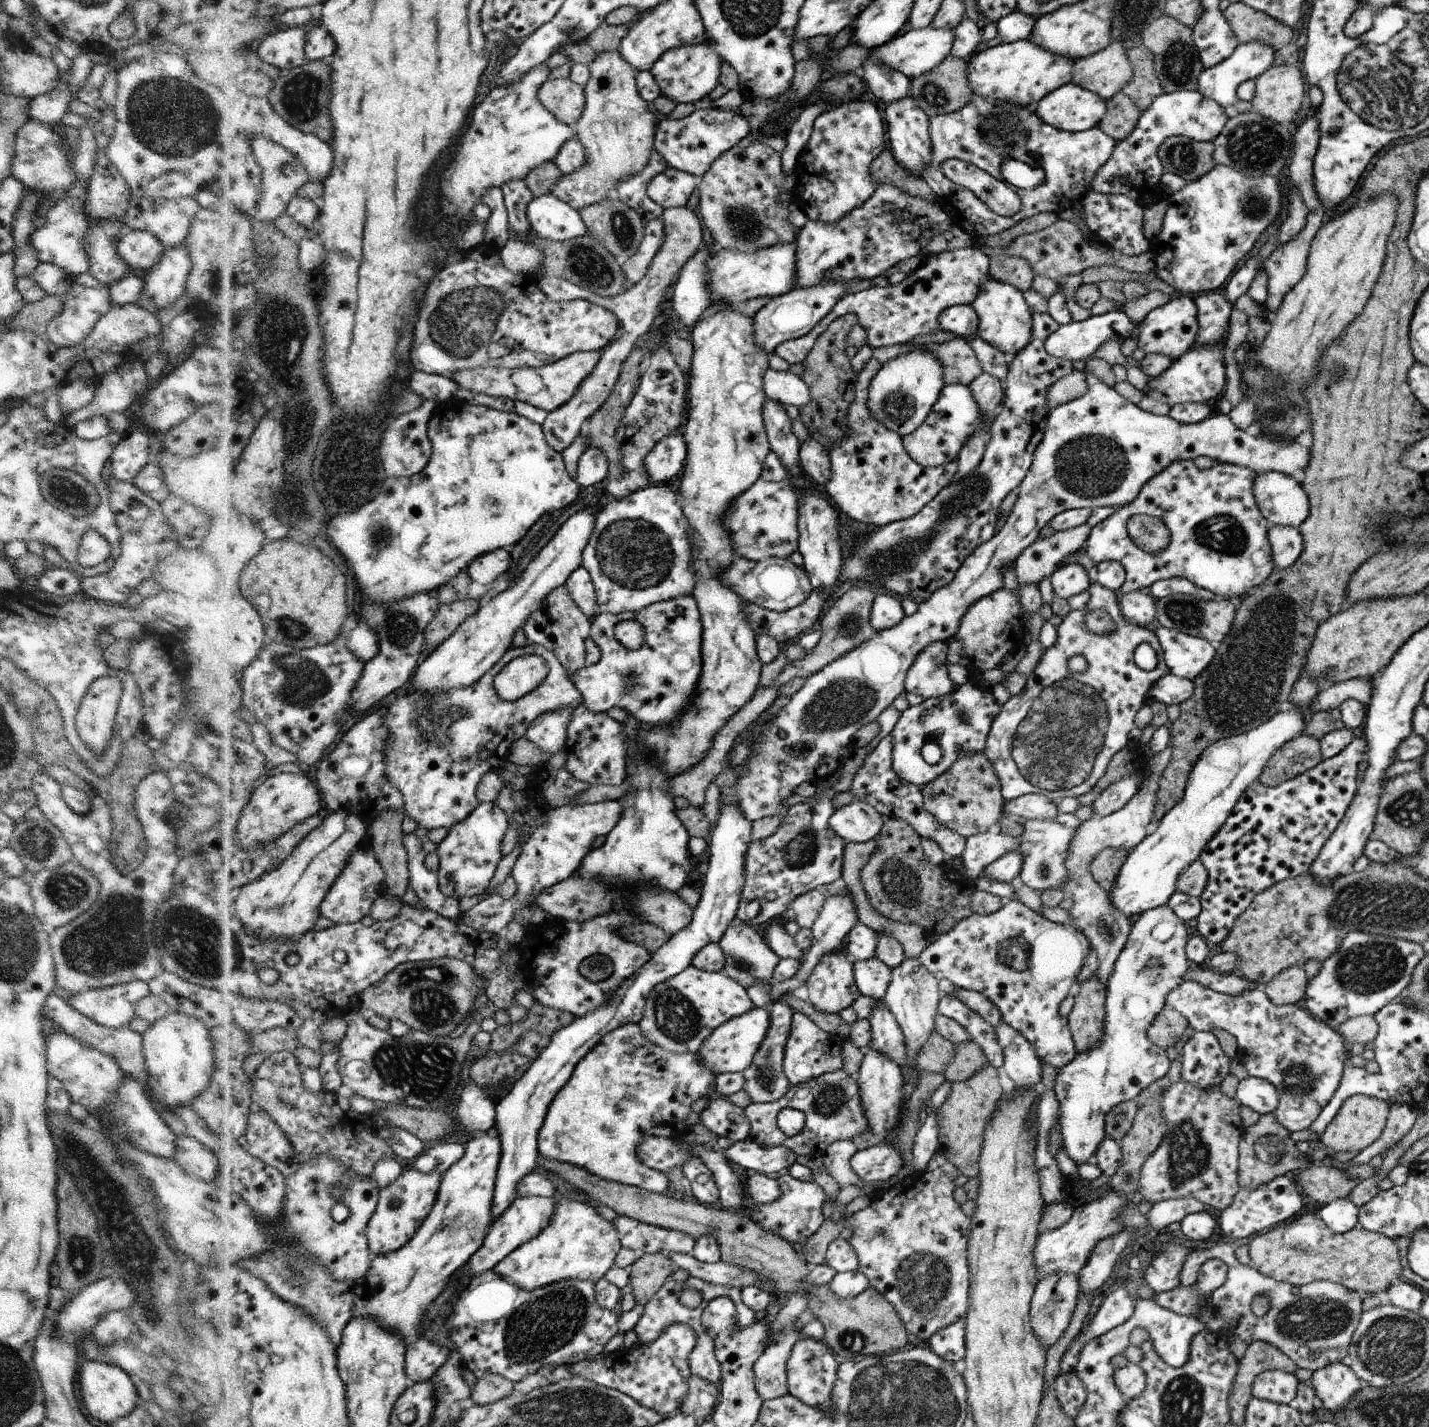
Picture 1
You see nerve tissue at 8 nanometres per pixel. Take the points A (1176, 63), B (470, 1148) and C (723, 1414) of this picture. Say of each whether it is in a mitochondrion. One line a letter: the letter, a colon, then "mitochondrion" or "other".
A: mitochondrion
B: other
C: other

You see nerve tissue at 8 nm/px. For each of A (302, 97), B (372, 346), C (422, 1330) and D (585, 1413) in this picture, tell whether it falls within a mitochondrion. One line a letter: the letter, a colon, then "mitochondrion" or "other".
A: mitochondrion
B: other
C: other
D: mitochondrion

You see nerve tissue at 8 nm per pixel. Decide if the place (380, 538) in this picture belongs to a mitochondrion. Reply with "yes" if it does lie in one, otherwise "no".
yes

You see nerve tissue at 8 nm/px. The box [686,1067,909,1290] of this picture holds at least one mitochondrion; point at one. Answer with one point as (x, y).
(829, 1101)

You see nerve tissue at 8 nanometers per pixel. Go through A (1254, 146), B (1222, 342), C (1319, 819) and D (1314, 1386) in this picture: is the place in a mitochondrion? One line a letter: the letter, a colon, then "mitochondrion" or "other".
A: mitochondrion
B: other
C: other
D: other

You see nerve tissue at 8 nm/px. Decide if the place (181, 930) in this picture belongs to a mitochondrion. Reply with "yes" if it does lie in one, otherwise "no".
yes

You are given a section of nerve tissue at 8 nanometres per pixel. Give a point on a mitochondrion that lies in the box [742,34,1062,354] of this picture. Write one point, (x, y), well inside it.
(997, 129)

